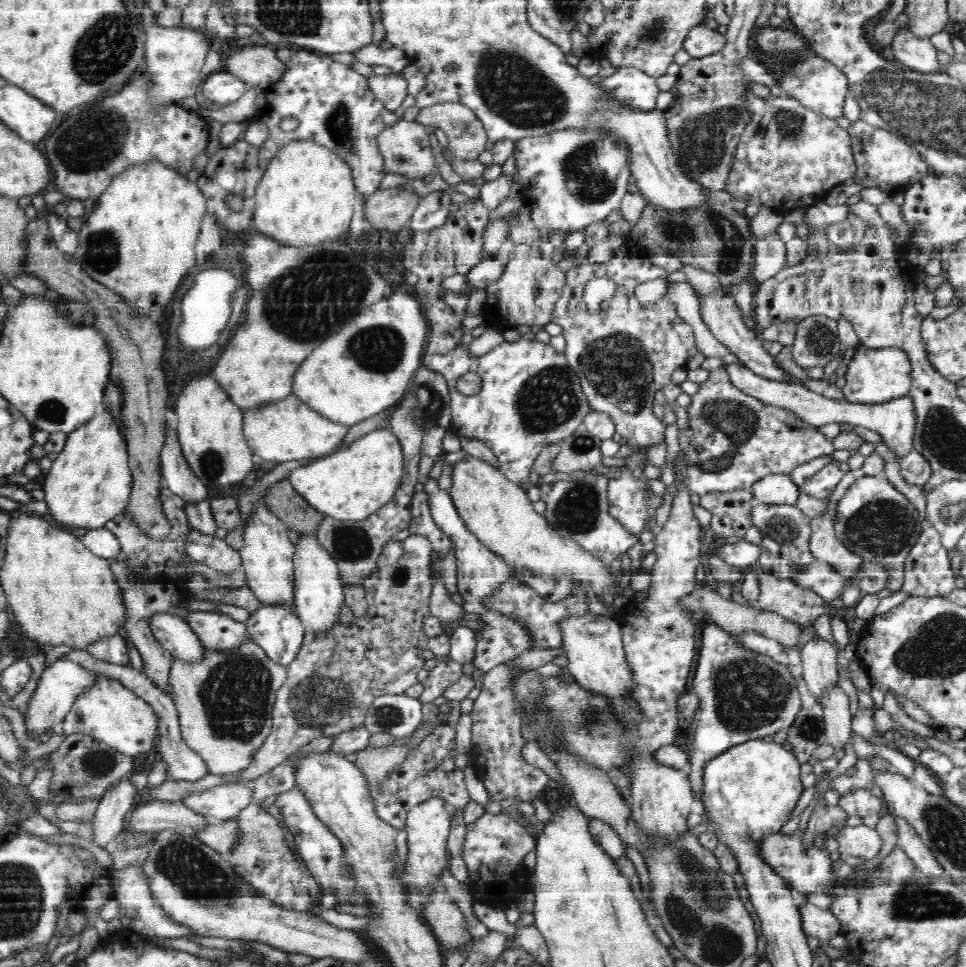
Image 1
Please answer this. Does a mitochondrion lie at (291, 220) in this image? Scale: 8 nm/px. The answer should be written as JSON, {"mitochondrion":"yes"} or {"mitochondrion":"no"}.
{"mitochondrion":"no"}

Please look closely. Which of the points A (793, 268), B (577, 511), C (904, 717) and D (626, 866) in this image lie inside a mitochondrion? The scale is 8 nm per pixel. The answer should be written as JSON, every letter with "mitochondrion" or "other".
{"A":"other","B":"mitochondrion","C":"other","D":"other"}

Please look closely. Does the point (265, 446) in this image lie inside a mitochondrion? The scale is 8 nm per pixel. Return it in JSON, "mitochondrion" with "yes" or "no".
{"mitochondrion":"no"}

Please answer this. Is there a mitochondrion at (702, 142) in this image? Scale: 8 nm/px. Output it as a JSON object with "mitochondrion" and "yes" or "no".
{"mitochondrion":"yes"}

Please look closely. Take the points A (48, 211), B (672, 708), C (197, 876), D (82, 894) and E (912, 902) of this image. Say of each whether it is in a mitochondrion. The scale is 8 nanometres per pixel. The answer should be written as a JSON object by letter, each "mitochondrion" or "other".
{"A":"other","B":"other","C":"mitochondrion","D":"other","E":"mitochondrion"}

